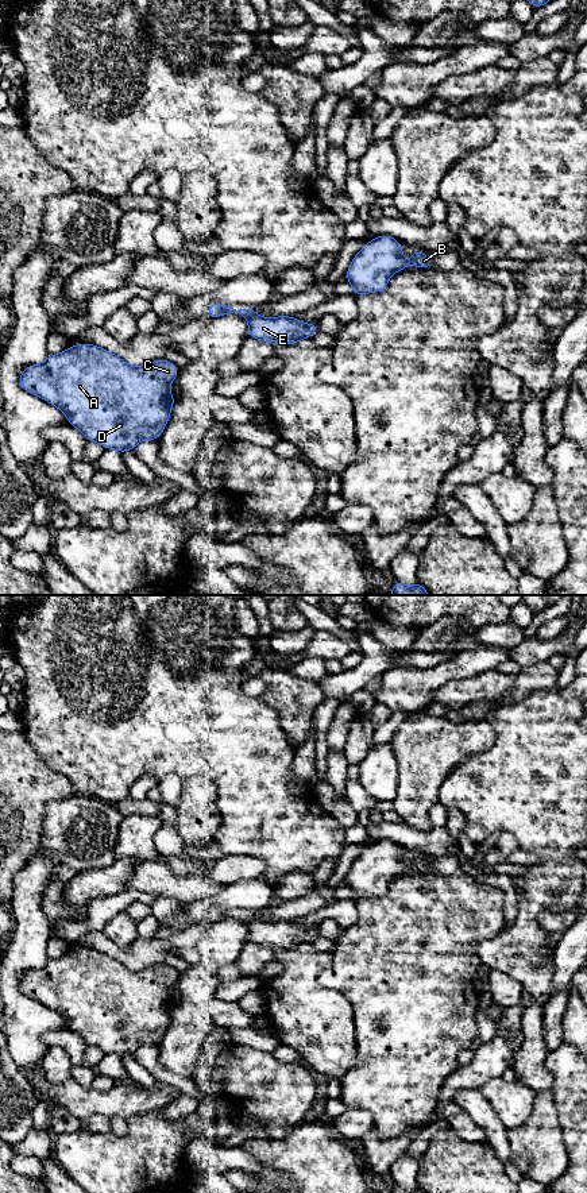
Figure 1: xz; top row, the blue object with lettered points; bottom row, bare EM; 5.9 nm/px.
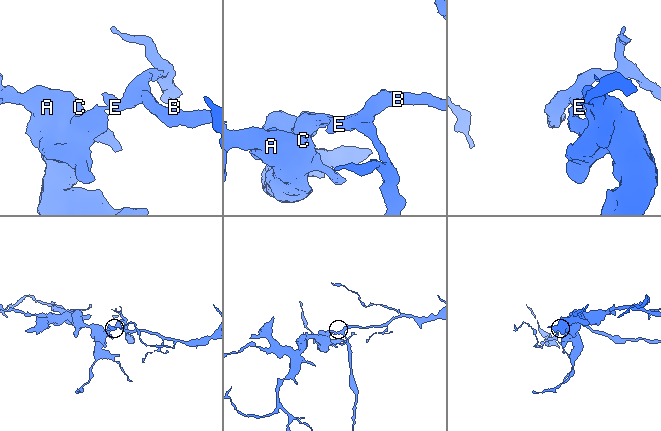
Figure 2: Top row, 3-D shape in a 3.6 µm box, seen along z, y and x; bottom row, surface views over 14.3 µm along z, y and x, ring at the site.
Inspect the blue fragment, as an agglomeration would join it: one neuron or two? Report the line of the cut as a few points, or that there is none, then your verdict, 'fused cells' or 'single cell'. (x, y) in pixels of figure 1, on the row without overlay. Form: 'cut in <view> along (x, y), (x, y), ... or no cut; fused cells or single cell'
cut in xz along (254, 918), (247, 923); fused cells

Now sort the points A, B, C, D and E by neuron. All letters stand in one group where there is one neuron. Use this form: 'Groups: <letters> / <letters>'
Groups: A C D / B E

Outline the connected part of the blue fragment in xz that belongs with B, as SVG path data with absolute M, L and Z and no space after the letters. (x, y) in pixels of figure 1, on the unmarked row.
M390 839L375 841L371 846L368 846L358 856L344 879L351 889L352 900L355 901L358 899L383 896L387 892L391 880L408 872L433 872L432 864L425 857L412 853L410 858L413 861L413 866L409 869L402 861L402 849L399 845L394 843Z

